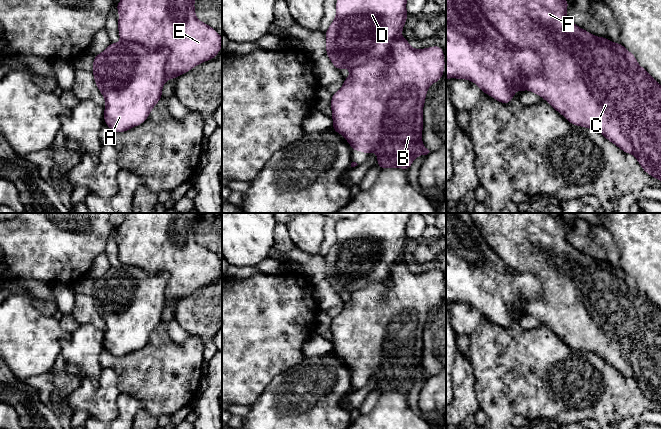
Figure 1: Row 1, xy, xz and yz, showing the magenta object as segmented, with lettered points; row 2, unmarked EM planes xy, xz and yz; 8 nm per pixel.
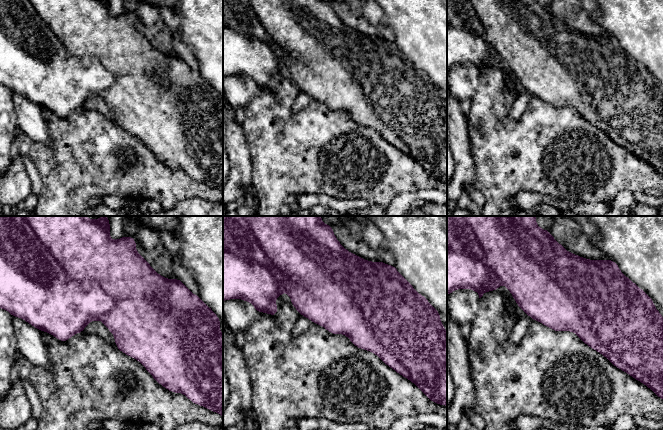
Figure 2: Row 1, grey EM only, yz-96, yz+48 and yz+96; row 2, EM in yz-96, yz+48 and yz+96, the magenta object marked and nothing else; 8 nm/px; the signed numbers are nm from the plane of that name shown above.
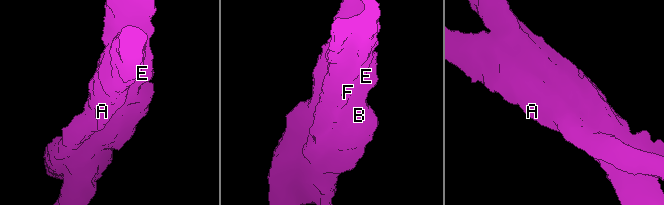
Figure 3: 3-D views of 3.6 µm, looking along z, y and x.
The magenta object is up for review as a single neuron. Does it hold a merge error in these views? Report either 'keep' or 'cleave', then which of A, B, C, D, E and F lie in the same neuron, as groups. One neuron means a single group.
cleave; A D / B C E F

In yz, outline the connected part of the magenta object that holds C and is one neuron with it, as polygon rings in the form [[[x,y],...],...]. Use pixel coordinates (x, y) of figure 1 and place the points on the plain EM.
[[[468,213],[478,227],[481,235],[513,272],[531,274],[541,282],[543,298],[525,303],[525,312],[546,324],[558,337],[563,339],[574,350],[594,353],[609,366],[615,368],[624,377],[633,378],[641,392],[653,402],[661,405],[661,308],[646,293],[641,291],[635,279],[629,276],[620,266],[613,267],[607,261],[597,261],[574,248],[566,239],[569,226],[562,218],[552,213]]]

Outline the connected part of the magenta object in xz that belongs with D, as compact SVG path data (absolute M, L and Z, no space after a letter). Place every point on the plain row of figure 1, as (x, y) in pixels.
M358 213L354 219L337 221L336 241L325 256L326 280L334 291L340 295L348 292L350 295L374 282L385 282L388 287L390 272L395 263L401 260L408 242L406 234L407 223L413 213Z

